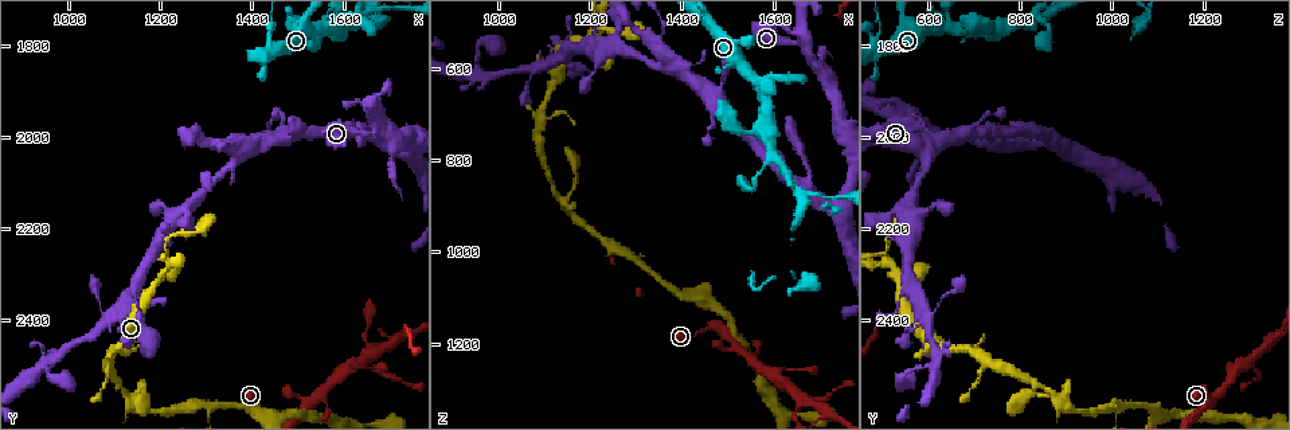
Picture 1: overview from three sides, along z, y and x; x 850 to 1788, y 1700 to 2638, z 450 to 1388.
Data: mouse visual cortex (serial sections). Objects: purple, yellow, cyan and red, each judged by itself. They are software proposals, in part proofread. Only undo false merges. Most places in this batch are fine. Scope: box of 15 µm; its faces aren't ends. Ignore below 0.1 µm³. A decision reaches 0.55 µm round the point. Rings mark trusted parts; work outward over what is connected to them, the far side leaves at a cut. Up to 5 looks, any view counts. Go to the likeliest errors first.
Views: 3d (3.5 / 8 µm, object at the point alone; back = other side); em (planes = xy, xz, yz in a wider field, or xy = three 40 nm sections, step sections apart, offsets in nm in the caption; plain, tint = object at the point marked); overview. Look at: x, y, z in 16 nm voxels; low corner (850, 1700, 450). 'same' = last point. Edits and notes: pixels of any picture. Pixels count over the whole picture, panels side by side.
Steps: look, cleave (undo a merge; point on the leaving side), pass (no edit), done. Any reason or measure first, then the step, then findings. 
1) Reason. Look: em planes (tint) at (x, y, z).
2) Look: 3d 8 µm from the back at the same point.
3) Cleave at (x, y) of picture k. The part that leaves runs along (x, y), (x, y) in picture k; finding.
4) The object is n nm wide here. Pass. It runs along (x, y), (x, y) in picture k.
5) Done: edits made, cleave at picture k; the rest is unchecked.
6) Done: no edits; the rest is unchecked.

Look: 3d 3.5 µm at (1140, 2580, 895).

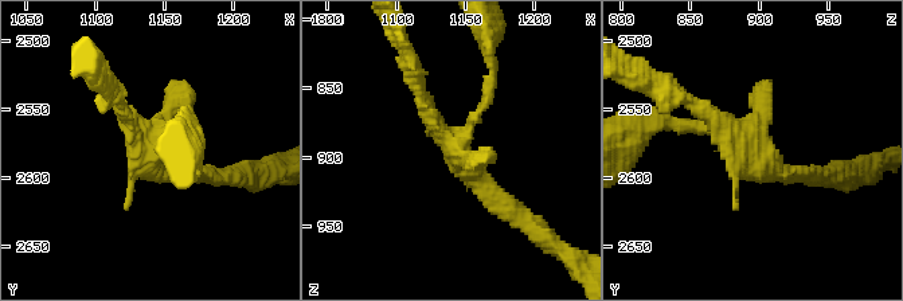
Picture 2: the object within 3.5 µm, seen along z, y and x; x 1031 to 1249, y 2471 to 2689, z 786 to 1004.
Need the tissue. Look: em xy step 3 (tint) at (1144, 2578, 890).

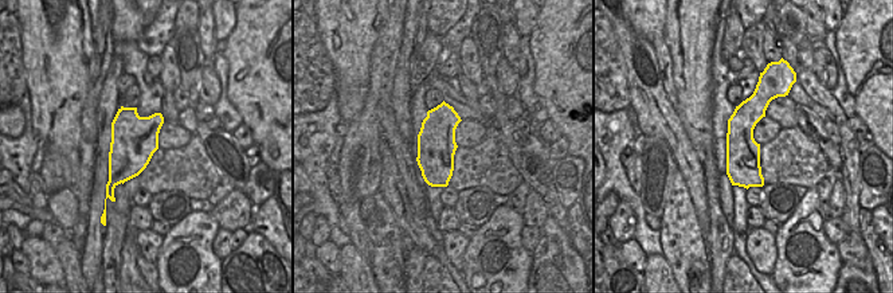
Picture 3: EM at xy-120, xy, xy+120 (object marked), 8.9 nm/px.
Pass. It runs along (762, 90), (740, 125), (735, 182) in picture 3; continuous, no second cell.

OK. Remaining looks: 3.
Three arms meet. Look: 3d 3.5 µm at (1655, 2470, 1315).

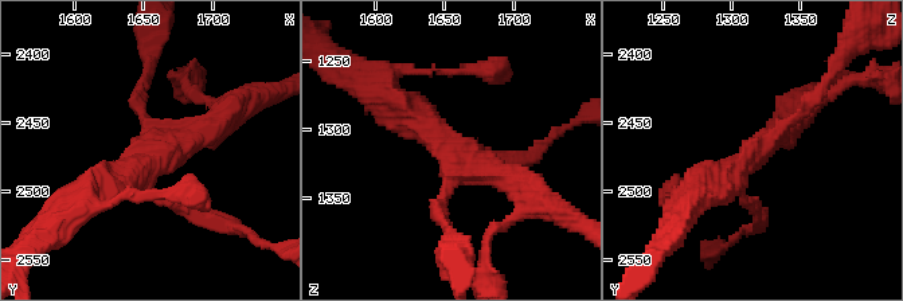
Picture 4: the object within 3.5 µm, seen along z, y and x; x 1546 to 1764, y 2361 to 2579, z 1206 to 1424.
Look: em xy step 5 (tint) at (1660, 2472, 1316).

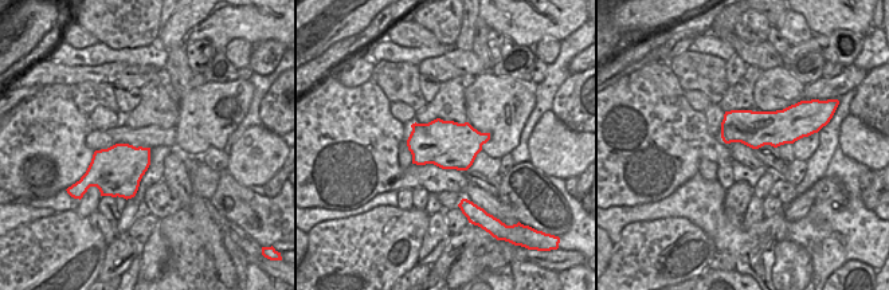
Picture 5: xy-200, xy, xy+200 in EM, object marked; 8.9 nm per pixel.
Cut it another way. Look: em xy step 2 (tint) at the same point.

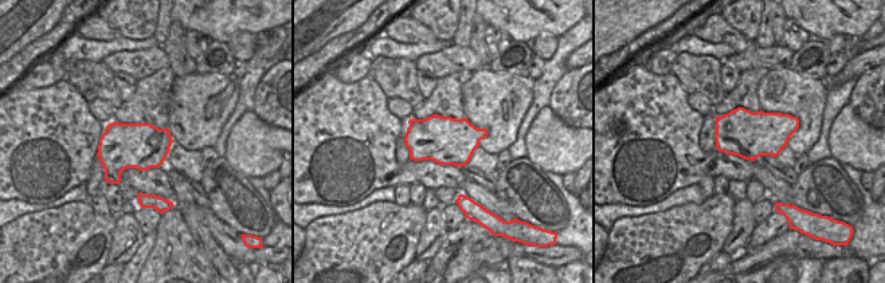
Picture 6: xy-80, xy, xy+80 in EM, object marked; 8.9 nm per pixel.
The object is 440 nm wide here. Pass. It runs along (394, 100), (456, 152), (526, 194) in picture 4; one cell here.

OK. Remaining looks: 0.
Done: no edits; the rest is unchecked.

